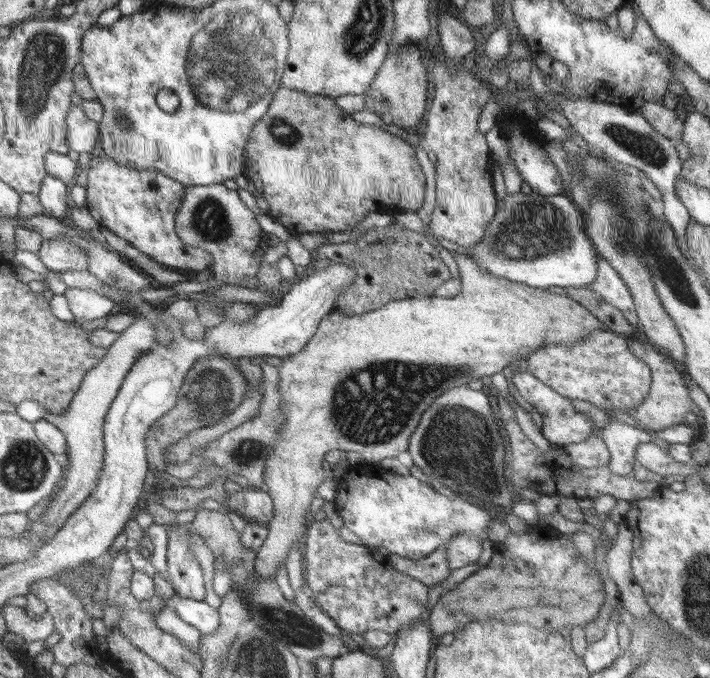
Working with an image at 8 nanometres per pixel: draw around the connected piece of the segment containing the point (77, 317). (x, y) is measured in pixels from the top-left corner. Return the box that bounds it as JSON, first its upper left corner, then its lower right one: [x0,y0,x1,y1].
[64,288,118,325]

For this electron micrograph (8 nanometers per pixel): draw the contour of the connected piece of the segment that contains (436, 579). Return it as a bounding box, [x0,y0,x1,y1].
[387,546,452,588]

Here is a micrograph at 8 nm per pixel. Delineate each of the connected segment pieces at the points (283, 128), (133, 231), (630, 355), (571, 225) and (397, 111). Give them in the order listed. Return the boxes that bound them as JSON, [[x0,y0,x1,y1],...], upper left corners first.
[[247,86,426,236],[86,154,214,272],[525,329,651,414],[466,192,598,289],[364,46,428,131]]

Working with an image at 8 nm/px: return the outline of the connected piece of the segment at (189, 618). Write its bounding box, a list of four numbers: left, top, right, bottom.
[164,592,220,635]

